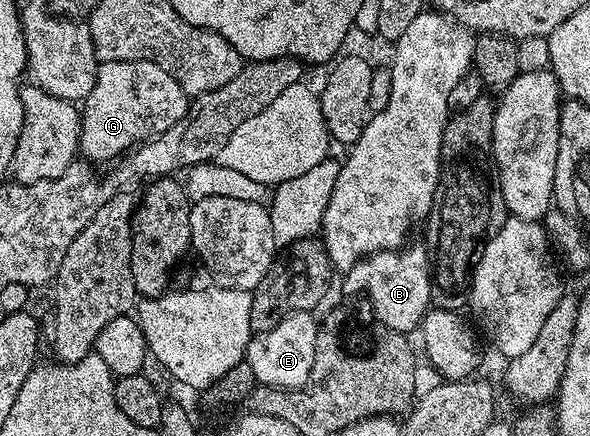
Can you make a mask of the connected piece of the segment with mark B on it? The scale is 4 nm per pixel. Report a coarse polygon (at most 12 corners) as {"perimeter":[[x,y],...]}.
{"perimeter":[[406,245],[344,272],[387,329],[416,332],[431,308],[431,255]]}

